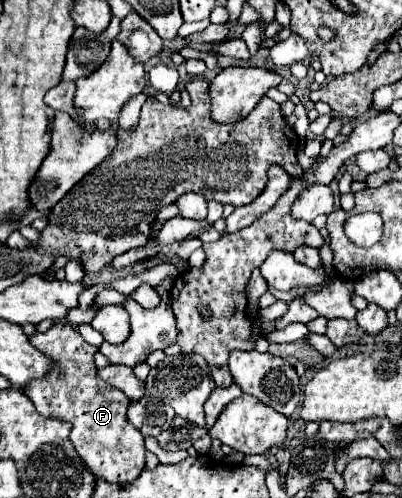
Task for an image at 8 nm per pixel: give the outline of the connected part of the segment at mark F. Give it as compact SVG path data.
M62 320L54 322L48 332L32 334L28 338L36 350L48 354L48 358L58 364L58 372L62 372L46 374L46 378L34 380L30 386L22 388L22 392L34 402L36 412L74 424L70 440L96 478L104 478L108 482L132 482L146 464L144 438L126 418L126 408L130 404L128 396L98 378L94 364L98 348L88 344L68 322Z

